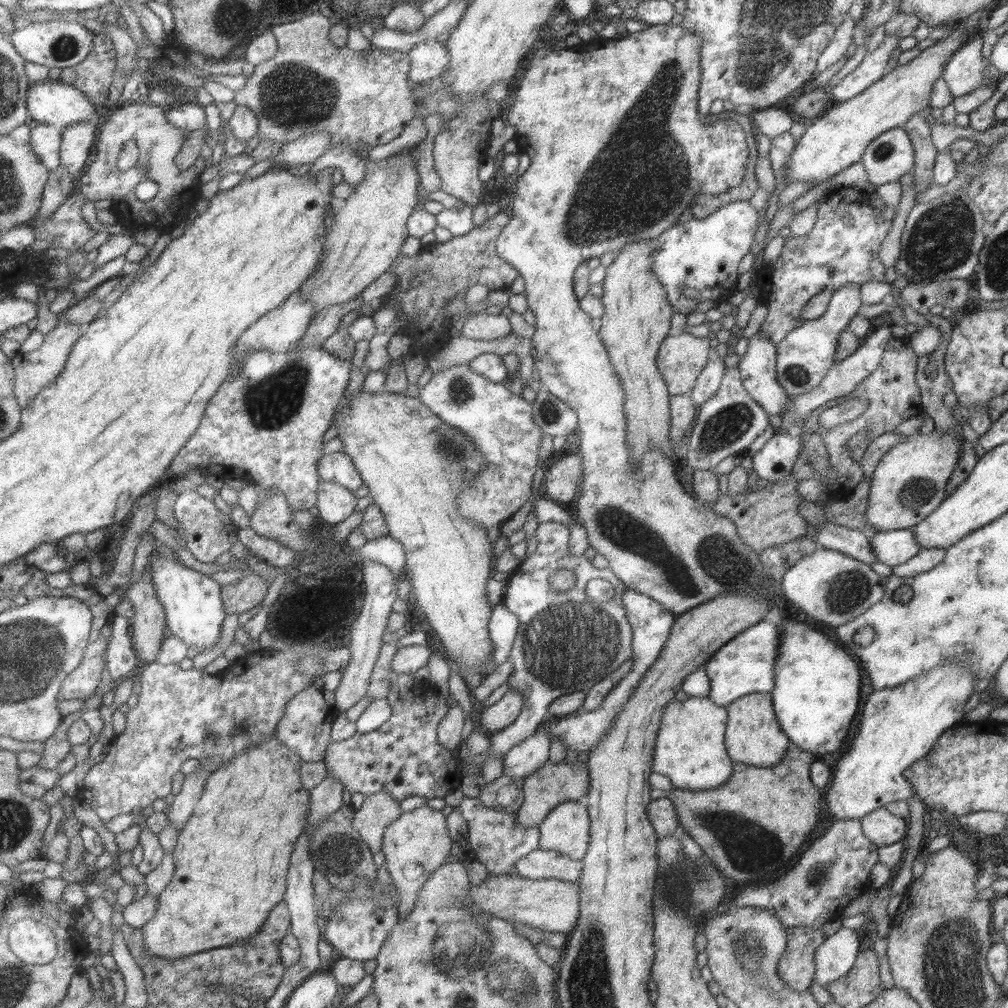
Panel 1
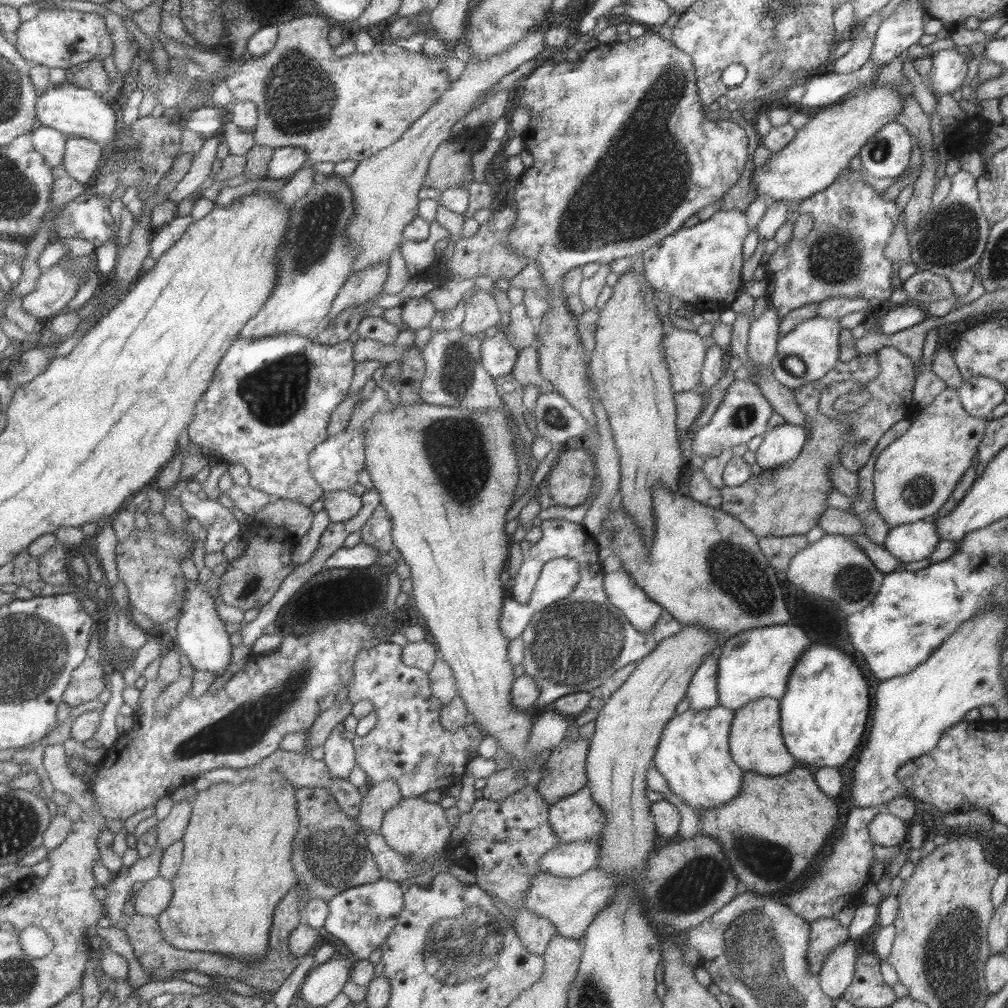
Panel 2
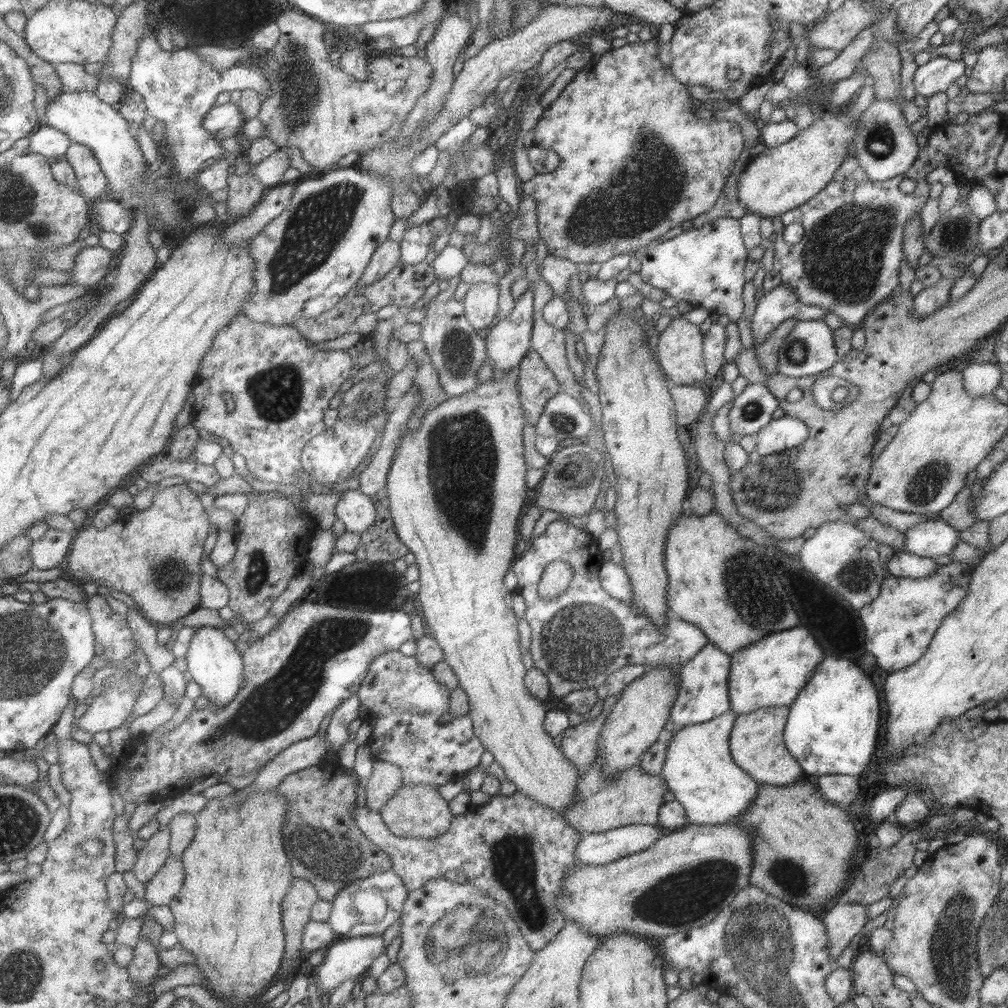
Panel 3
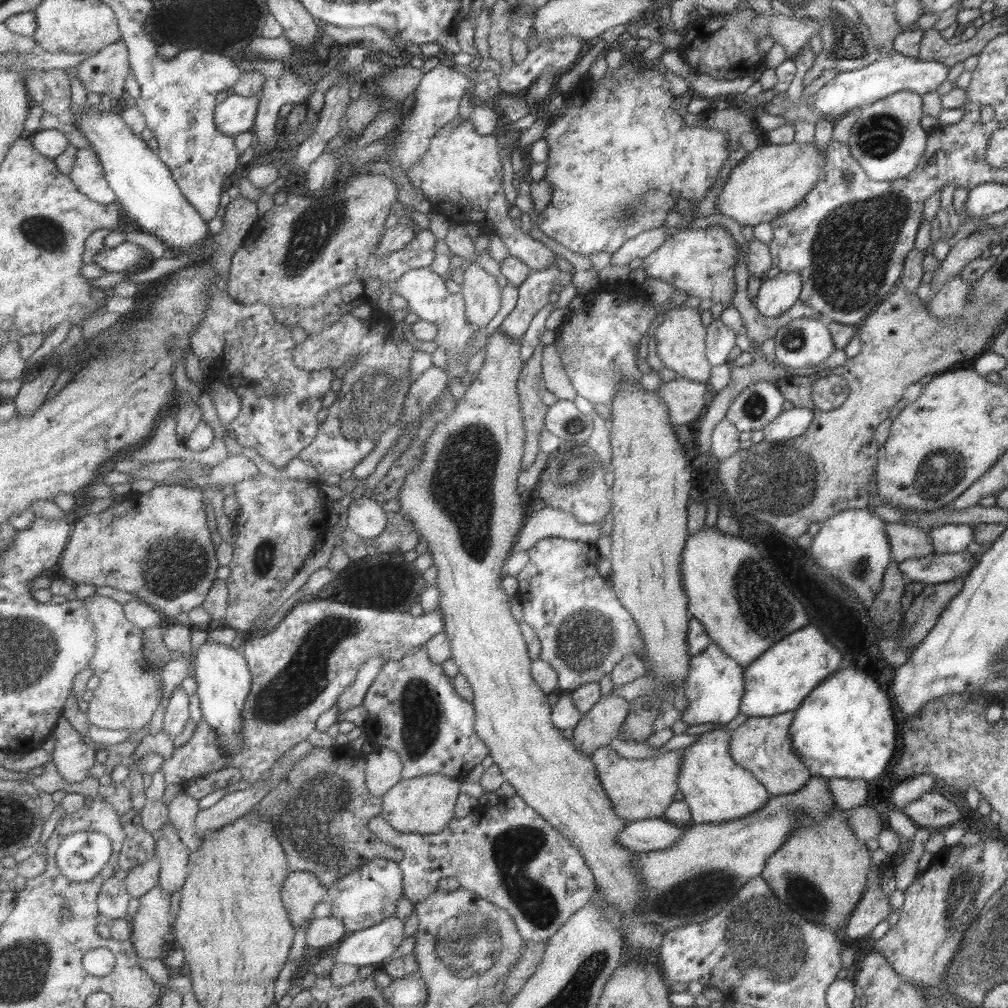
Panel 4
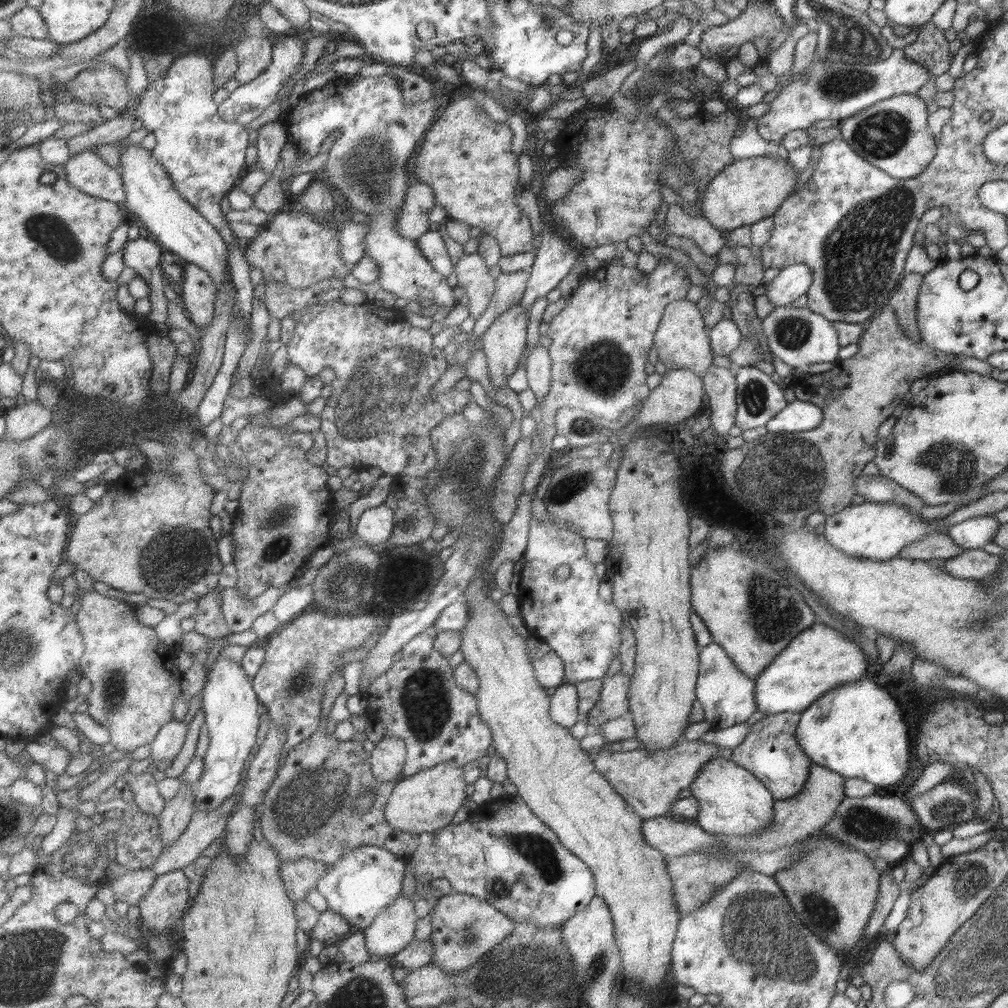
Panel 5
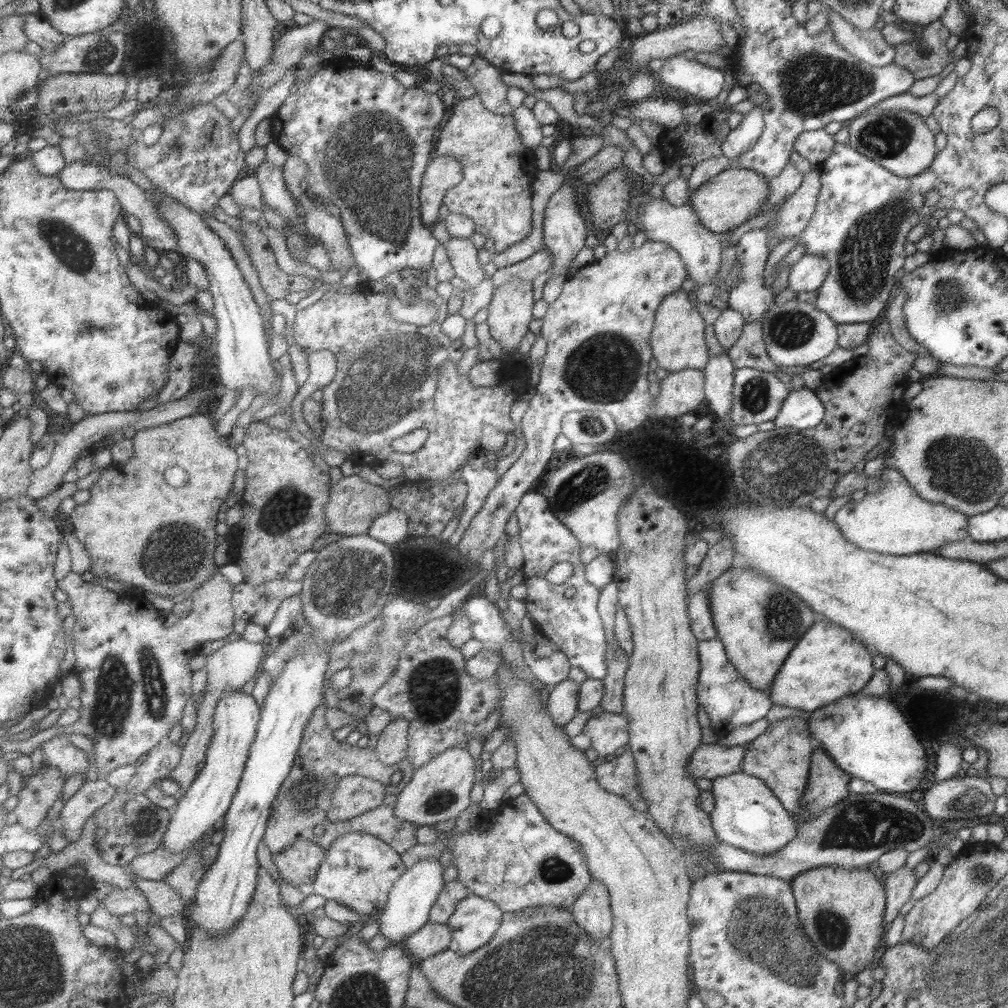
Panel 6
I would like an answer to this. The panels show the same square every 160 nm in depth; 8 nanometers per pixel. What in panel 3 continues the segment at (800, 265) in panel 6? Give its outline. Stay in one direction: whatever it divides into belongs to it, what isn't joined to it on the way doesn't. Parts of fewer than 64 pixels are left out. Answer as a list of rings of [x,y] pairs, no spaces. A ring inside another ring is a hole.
[[[779,284],[756,301],[750,320],[753,346],[765,342],[771,331],[784,320],[823,320],[825,313],[827,312],[821,308],[801,304],[792,290]]]

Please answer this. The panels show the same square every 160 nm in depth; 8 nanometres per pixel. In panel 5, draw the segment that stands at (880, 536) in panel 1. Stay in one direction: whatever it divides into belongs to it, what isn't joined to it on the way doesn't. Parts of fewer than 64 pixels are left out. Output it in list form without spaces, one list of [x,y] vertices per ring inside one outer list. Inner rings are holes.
[[[979,515],[947,527],[945,534],[950,536],[952,543],[957,546],[967,550],[981,549],[990,542],[999,525],[991,515]]]

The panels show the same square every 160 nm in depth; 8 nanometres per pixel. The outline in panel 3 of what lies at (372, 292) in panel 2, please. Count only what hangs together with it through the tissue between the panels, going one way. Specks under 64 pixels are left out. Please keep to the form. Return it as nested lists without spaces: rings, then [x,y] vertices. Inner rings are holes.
[[[385,240],[379,244],[377,249],[370,256],[366,267],[358,278],[358,286],[371,284],[383,278],[400,260],[400,243]]]

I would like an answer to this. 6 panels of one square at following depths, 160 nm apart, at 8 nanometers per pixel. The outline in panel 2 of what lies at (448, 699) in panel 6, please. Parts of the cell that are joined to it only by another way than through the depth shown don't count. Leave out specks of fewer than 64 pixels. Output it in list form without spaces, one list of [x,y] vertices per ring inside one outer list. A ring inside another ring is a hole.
[[[380,642],[371,649],[359,651],[353,661],[347,692],[353,703],[370,700],[377,716],[375,727],[368,734],[350,740],[355,764],[365,772],[370,785],[392,780],[405,798],[460,782],[467,761],[475,756],[484,735],[473,722],[453,733],[443,730],[439,723],[442,704],[431,694],[427,673],[401,663],[397,644]]]

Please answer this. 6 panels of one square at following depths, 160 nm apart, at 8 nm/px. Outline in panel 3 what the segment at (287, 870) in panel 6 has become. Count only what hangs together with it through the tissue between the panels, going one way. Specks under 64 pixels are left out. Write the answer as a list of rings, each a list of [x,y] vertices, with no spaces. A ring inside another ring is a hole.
[[[293,879],[290,890],[282,902],[283,924],[286,934],[284,962],[302,952],[302,932],[306,922],[310,921],[310,910],[314,906],[314,902],[318,900],[318,893],[308,880]]]

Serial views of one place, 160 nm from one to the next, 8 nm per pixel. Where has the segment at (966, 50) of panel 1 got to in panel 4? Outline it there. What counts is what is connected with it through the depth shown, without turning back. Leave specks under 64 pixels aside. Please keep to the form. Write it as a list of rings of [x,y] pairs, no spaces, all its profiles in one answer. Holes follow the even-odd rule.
[[[890,52],[881,55],[879,59],[863,68],[841,71],[825,86],[814,92],[812,103],[815,110],[821,112],[823,116],[835,117],[858,111],[899,90],[911,91],[923,97],[923,94],[935,91],[945,80],[948,68],[946,64],[937,61],[924,61],[917,57],[911,58],[898,52]]]

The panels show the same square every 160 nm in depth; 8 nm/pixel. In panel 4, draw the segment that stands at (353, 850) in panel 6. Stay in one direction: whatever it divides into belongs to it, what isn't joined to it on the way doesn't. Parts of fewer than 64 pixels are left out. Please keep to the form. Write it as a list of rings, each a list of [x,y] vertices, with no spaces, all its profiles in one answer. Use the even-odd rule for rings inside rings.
[[[376,857],[338,878],[326,891],[327,900],[332,906],[332,916],[342,920],[347,932],[363,930],[394,916],[395,904],[404,894],[401,869],[394,861]]]

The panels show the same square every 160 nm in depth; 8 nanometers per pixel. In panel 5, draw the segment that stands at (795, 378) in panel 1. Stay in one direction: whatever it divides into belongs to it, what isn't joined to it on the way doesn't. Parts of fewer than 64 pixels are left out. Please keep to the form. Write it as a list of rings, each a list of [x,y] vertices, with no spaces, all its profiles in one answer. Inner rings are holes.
[[[791,305],[773,307],[760,320],[771,354],[792,368],[807,367],[815,362],[834,363],[838,359],[838,336],[830,320],[807,309]]]

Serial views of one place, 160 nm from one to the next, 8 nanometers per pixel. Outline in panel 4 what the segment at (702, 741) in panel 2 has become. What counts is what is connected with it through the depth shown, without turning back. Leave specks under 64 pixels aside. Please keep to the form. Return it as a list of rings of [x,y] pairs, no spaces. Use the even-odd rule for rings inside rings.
[[[720,725],[699,733],[689,745],[682,748],[676,786],[687,803],[691,823],[703,824],[736,819],[759,810],[768,800],[766,788],[742,766],[733,762],[729,752],[729,730]]]

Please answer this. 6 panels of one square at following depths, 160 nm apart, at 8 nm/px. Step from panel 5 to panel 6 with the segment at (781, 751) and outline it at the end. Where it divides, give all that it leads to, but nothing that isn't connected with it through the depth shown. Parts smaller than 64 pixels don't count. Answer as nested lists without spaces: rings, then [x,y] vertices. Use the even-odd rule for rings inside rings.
[[[783,718],[783,720],[769,723],[769,726],[757,738],[746,744],[739,771],[760,778],[788,813],[798,815],[804,807],[800,804],[800,796],[808,781],[810,756],[814,747],[814,741],[807,730],[806,720]]]

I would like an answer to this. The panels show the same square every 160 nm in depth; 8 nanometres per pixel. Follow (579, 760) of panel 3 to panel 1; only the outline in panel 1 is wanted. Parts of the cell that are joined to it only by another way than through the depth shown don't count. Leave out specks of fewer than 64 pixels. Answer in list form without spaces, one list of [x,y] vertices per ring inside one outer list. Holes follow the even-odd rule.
[[[547,760],[541,768],[523,779],[524,799],[515,812],[514,823],[523,828],[538,827],[539,823],[550,810],[553,810],[554,806],[571,800],[578,801],[588,793],[588,786],[589,777],[585,764],[576,761],[573,765],[567,765],[563,760],[560,763],[551,763]]]

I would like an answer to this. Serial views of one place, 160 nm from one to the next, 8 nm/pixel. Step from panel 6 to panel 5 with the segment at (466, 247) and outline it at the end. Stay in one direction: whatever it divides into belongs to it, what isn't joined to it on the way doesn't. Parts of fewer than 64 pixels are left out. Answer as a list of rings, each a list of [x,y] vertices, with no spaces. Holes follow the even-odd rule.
[[[465,254],[454,265],[458,285],[464,288],[468,298],[468,316],[477,318],[487,308],[492,290],[495,288],[495,279],[488,273],[483,258],[475,254]]]

